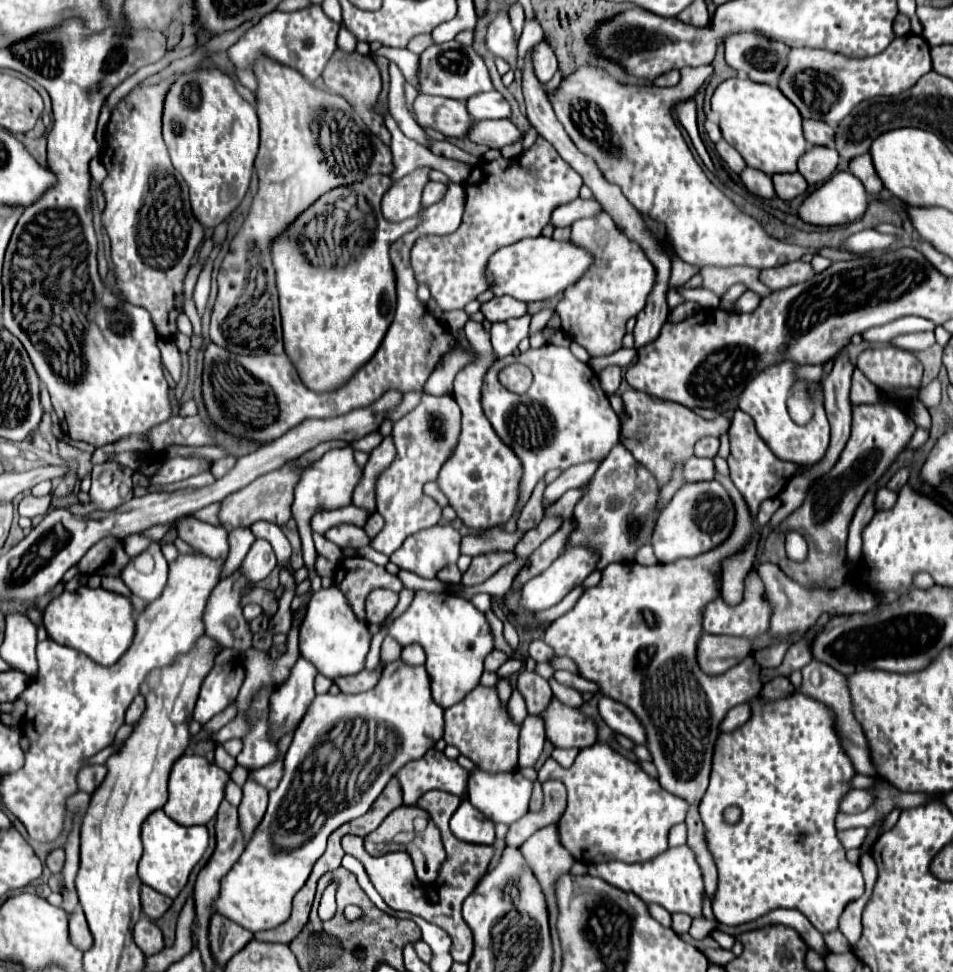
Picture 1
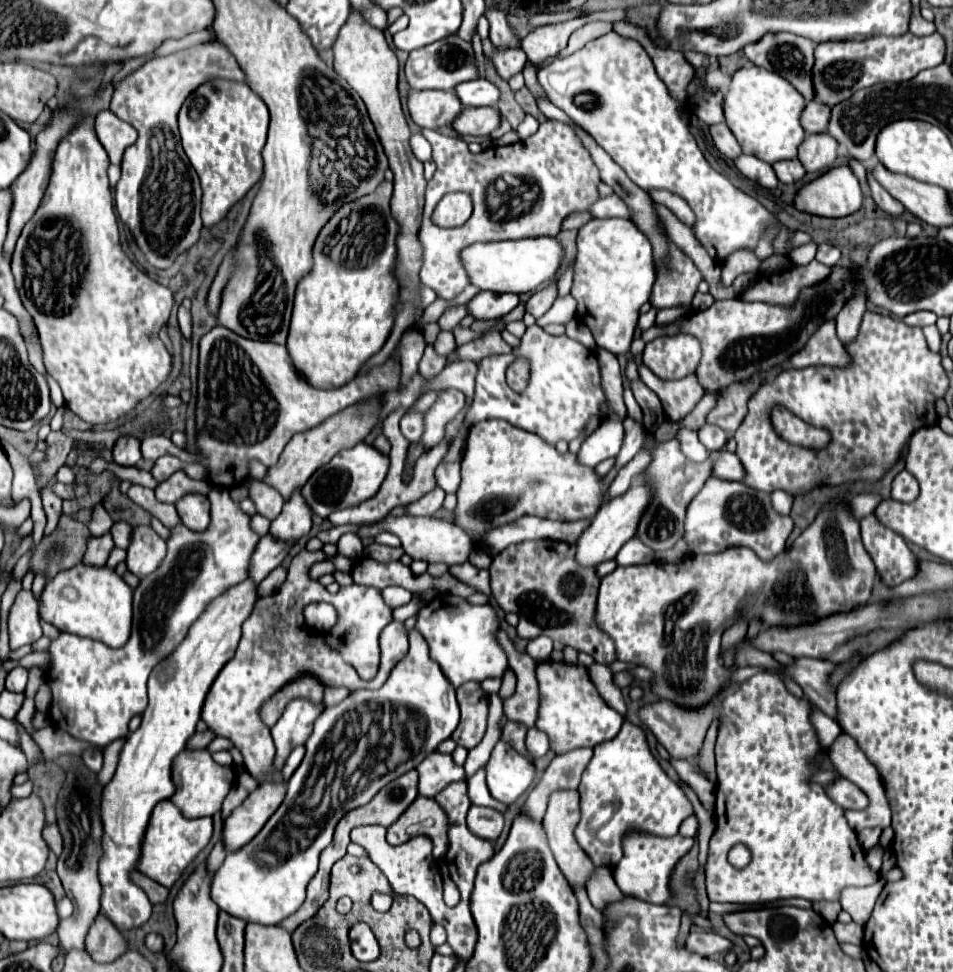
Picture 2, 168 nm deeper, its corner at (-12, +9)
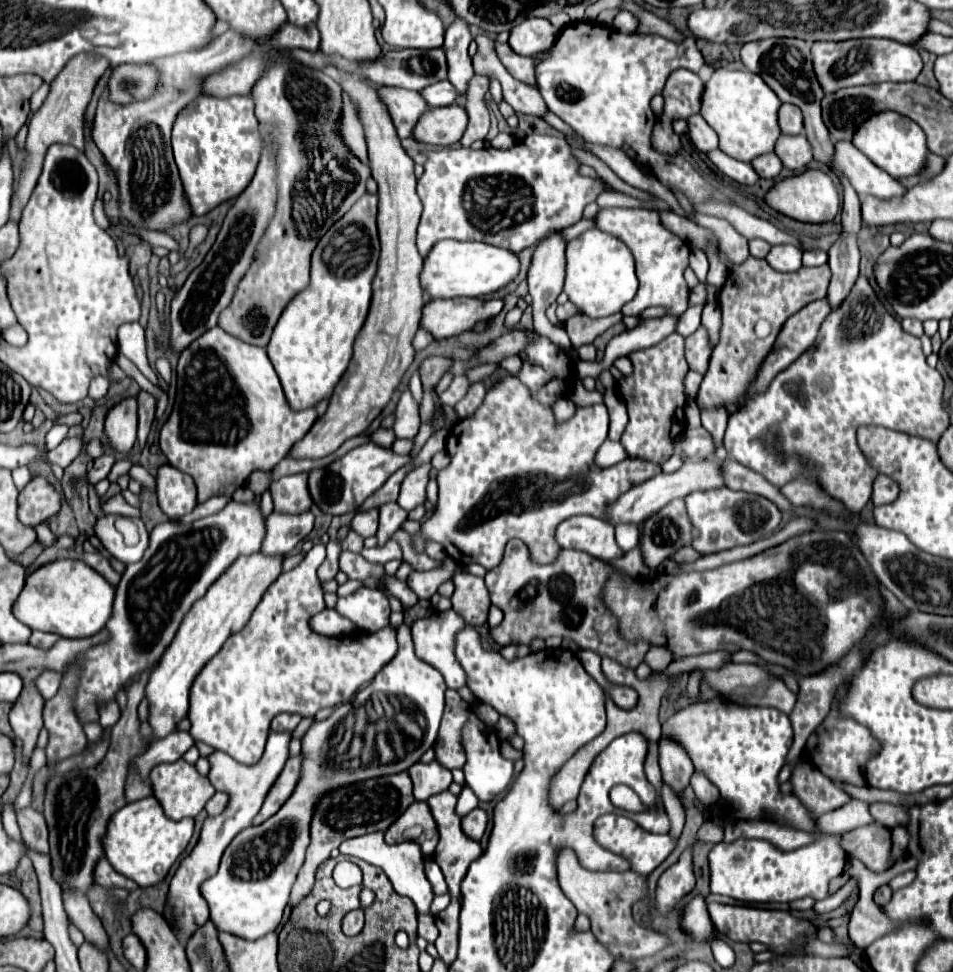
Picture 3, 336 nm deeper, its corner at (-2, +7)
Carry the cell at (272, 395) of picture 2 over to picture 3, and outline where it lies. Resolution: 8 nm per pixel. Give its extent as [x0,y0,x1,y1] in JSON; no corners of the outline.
[161,326,315,504]

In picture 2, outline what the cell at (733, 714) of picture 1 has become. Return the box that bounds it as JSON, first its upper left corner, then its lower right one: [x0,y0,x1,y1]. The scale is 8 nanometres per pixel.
[701,712,719,782]

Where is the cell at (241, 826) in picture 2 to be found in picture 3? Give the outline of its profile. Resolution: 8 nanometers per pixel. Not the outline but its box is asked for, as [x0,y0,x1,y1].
[253,754,303,824]

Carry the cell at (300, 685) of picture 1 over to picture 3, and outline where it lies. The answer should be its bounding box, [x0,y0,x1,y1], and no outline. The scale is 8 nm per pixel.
[169,732,291,942]

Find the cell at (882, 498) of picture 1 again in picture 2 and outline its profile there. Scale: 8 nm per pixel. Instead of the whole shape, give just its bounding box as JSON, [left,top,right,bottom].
[853,494,883,520]

